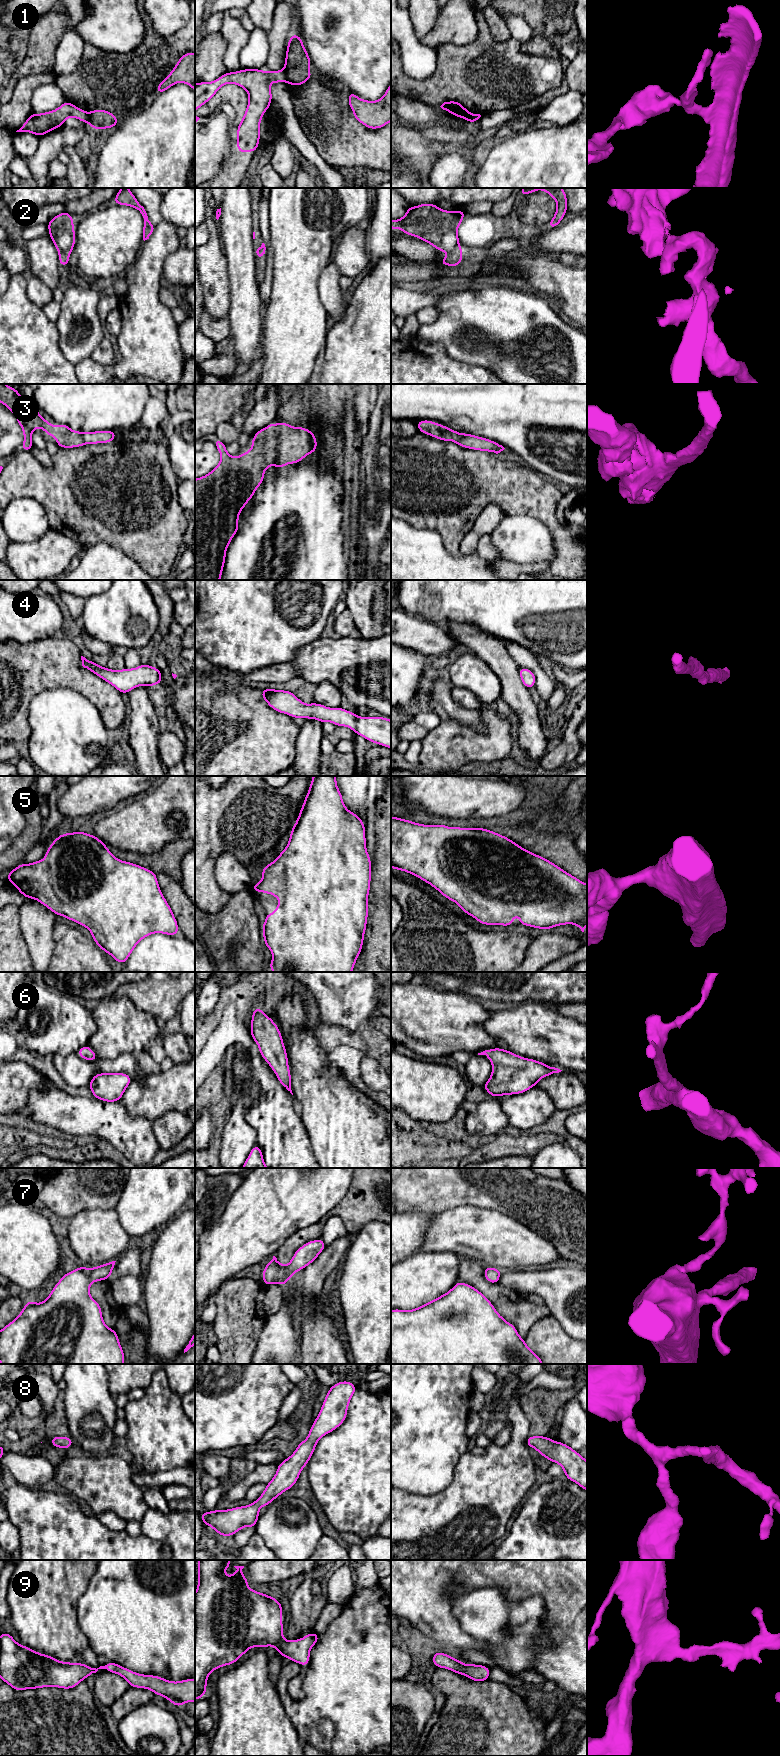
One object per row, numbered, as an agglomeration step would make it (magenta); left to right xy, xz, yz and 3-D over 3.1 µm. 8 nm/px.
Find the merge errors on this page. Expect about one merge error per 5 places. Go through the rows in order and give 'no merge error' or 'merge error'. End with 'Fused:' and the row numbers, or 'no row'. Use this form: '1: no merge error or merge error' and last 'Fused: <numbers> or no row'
1: merge error
2: no merge error
3: no merge error
4: no merge error
5: no merge error
6: no merge error
7: no merge error
8: no merge error
9: no merge error
Fused: 1

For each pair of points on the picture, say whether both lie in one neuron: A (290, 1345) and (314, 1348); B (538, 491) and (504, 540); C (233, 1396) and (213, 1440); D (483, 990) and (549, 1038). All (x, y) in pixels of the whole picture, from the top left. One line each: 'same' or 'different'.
A: different
B: different
C: same
D: different

